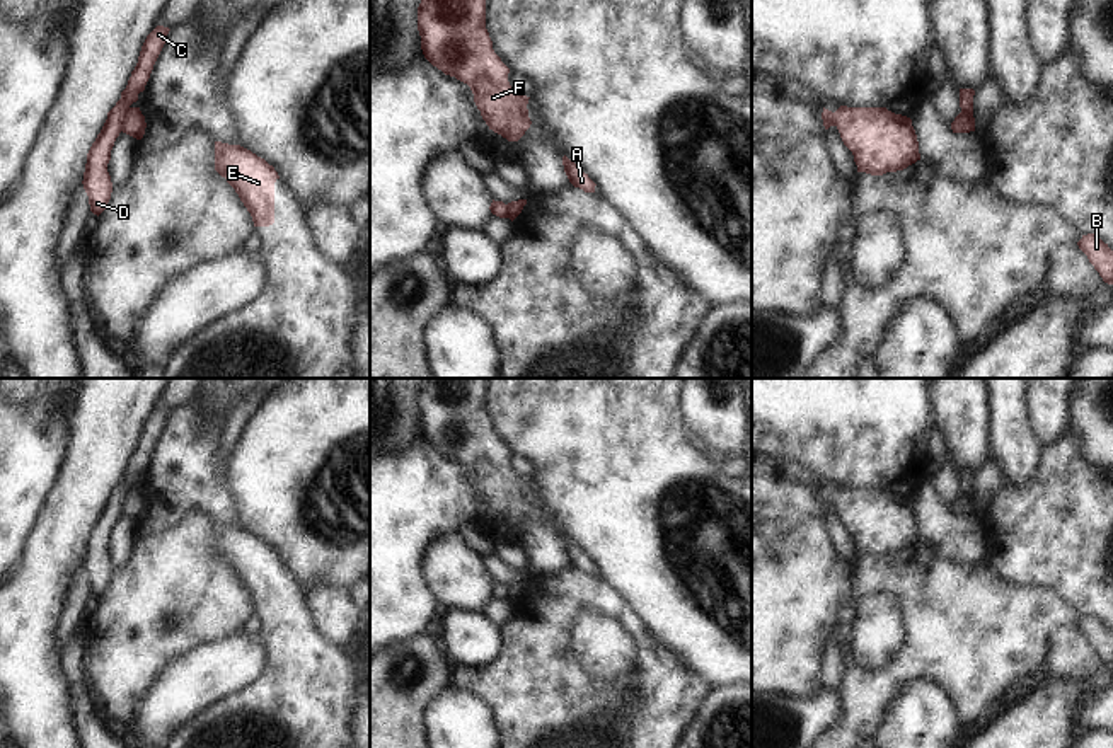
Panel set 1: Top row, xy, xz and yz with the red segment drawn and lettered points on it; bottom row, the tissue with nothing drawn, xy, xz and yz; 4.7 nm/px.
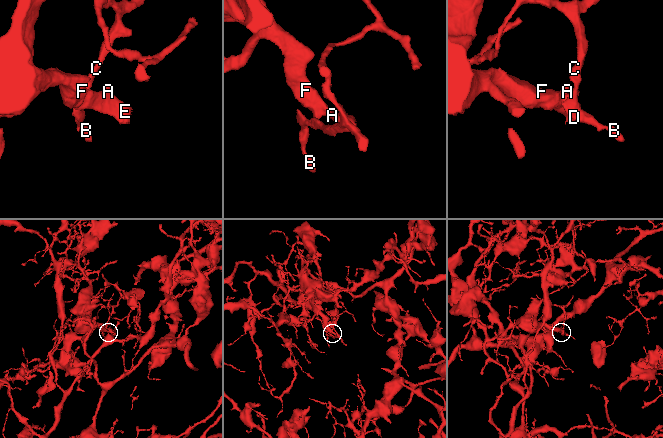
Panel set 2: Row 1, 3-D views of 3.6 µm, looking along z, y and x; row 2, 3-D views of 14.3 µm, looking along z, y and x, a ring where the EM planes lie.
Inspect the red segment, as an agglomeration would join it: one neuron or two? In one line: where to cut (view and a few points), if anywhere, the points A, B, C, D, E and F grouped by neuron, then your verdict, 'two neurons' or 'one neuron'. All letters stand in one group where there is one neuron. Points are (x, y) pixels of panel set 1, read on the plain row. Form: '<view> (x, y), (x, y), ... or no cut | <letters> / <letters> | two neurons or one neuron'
xy (128, 488), (120, 512) | A E F / B C D | two neurons

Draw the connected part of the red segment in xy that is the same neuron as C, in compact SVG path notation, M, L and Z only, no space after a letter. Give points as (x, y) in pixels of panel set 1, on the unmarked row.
M157 407L147 417L138 438L138 445L131 453L126 470L121 474L121 480L107 494L107 501L87 535L82 566L89 578L90 593L97 598L106 591L111 581L112 564L107 554L107 545L111 542L114 523L121 515L124 494L133 484L138 482L138 475L145 472L169 412L169 409Z

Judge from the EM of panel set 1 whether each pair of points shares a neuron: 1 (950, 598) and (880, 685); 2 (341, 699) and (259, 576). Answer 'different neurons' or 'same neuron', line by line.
1: same neuron
2: same neuron

